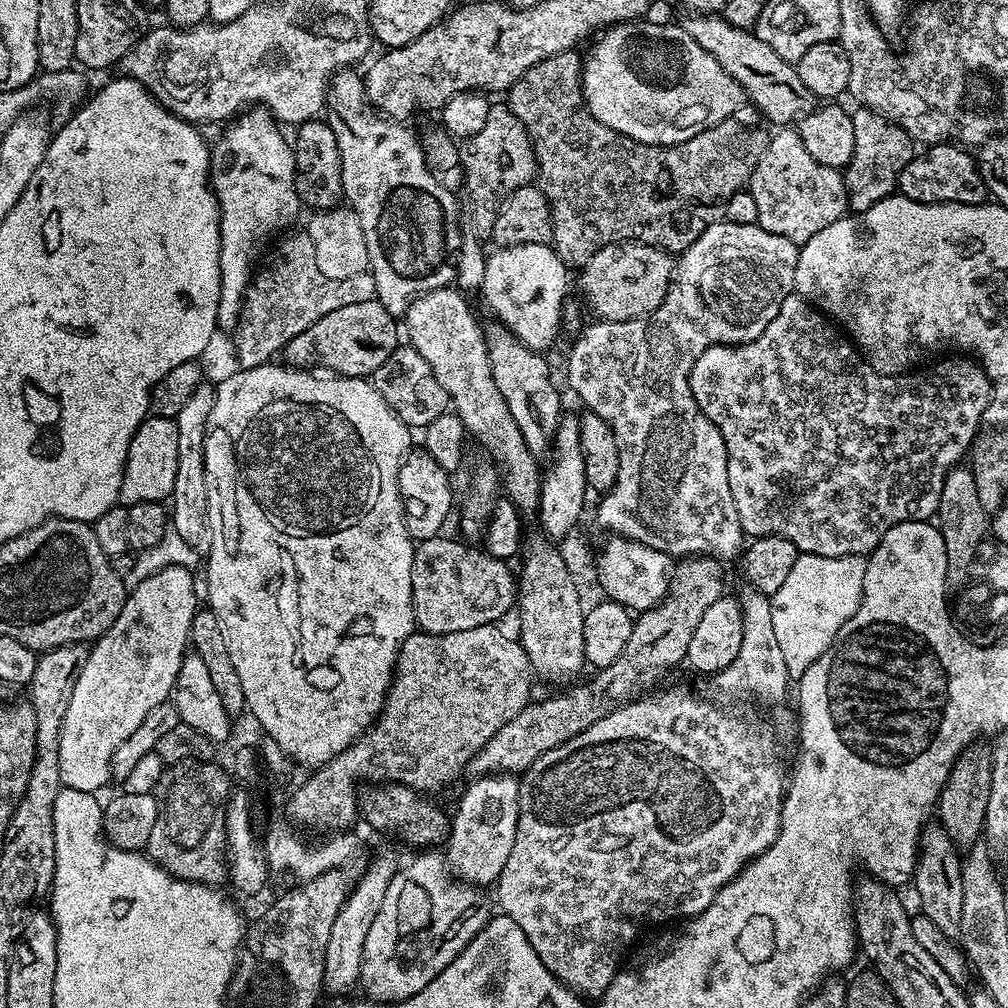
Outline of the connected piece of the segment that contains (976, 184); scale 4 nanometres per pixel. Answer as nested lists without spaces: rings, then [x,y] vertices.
[[[952,142],[934,144],[923,149],[924,153],[913,155],[912,161],[902,170],[898,181],[899,195],[923,204],[983,204],[989,199],[988,187],[980,173],[980,166],[975,155]]]

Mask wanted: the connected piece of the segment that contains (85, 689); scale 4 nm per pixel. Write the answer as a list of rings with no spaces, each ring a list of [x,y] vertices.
[[[172,565],[139,582],[136,589],[125,595],[122,614],[118,614],[114,626],[110,626],[110,630],[106,630],[106,634],[91,645],[86,666],[82,666],[78,682],[74,682],[74,694],[66,709],[66,718],[62,718],[58,770],[63,787],[99,793],[99,788],[112,780],[114,750],[118,750],[118,746],[122,746],[122,742],[126,742],[126,738],[130,738],[130,734],[142,726],[146,714],[150,714],[154,706],[165,703],[171,697],[178,670],[190,644],[190,622],[198,610],[196,584],[192,581],[192,575],[189,569]]]

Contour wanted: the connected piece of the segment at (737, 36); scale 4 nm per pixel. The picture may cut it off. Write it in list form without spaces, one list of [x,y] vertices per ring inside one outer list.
[[[696,14],[691,19],[692,21],[687,21],[686,24],[690,38],[694,38],[698,46],[702,46],[702,50],[710,53],[720,63],[722,70],[730,74],[730,78],[734,78],[743,86],[745,97],[758,109],[765,121],[769,120],[772,123],[772,126],[791,125],[817,108],[818,97],[810,90],[806,90],[802,78],[798,78],[795,63],[778,58],[778,54],[774,54],[774,50],[770,50],[770,46],[766,46],[766,42],[762,42],[762,38],[758,38],[755,31],[730,26],[730,22],[726,22],[720,14]]]

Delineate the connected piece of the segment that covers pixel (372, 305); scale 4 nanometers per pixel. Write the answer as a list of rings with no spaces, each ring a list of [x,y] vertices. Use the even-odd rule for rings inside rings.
[[[379,300],[354,302],[351,306],[342,306],[318,318],[314,326],[306,326],[298,338],[290,338],[282,350],[282,356],[293,368],[312,370],[319,366],[337,376],[368,378],[378,370],[378,366],[382,366],[382,362],[386,362],[386,358],[390,358],[390,354],[401,343],[396,333],[396,324],[397,317],[389,314]]]

